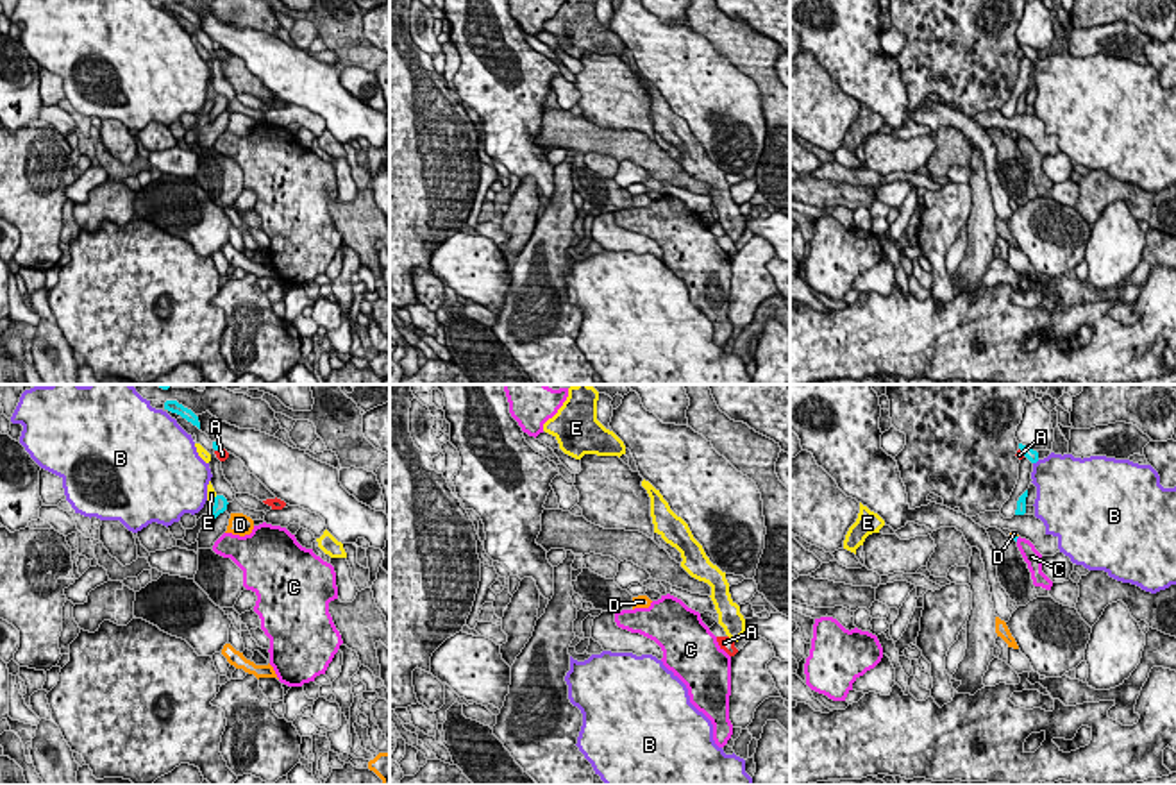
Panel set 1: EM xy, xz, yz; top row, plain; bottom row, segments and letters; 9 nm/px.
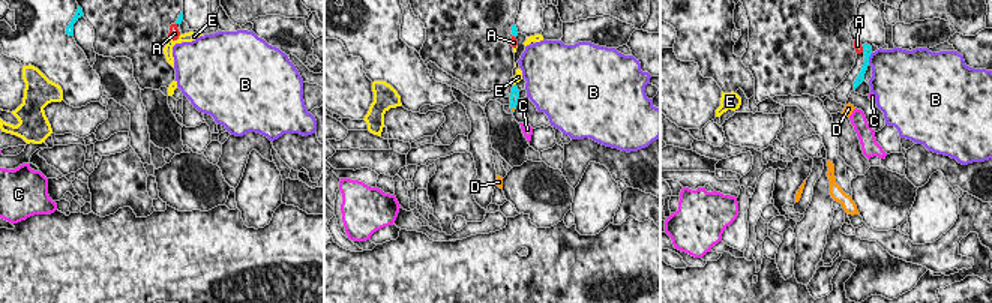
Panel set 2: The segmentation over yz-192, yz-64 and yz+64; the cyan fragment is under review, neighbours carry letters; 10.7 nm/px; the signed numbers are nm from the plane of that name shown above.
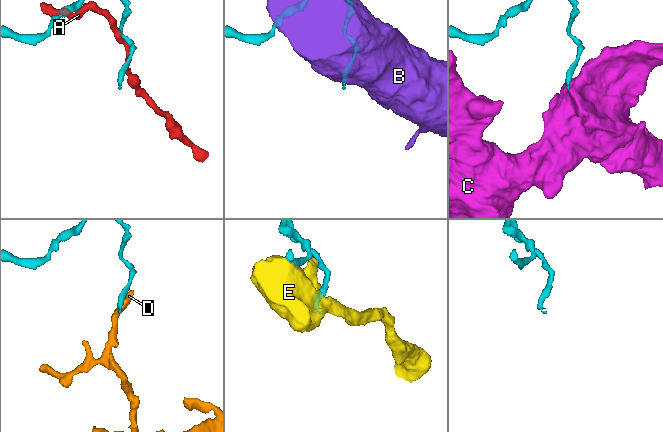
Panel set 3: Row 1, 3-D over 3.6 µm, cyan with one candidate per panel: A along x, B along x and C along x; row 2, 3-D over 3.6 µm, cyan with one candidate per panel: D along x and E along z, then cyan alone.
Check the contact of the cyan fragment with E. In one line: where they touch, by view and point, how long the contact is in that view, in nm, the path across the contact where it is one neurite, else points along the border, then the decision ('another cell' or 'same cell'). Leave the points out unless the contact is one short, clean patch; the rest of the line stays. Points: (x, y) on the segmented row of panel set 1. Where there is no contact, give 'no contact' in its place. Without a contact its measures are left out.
meets cyan in xy at (215, 498); contact 70 nm long; another cell

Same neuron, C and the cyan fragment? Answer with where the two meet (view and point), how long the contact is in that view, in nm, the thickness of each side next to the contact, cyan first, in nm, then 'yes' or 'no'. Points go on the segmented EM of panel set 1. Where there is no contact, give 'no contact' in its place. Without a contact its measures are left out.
yz (1017, 537) | 60 nm | 30/160 nm | no

